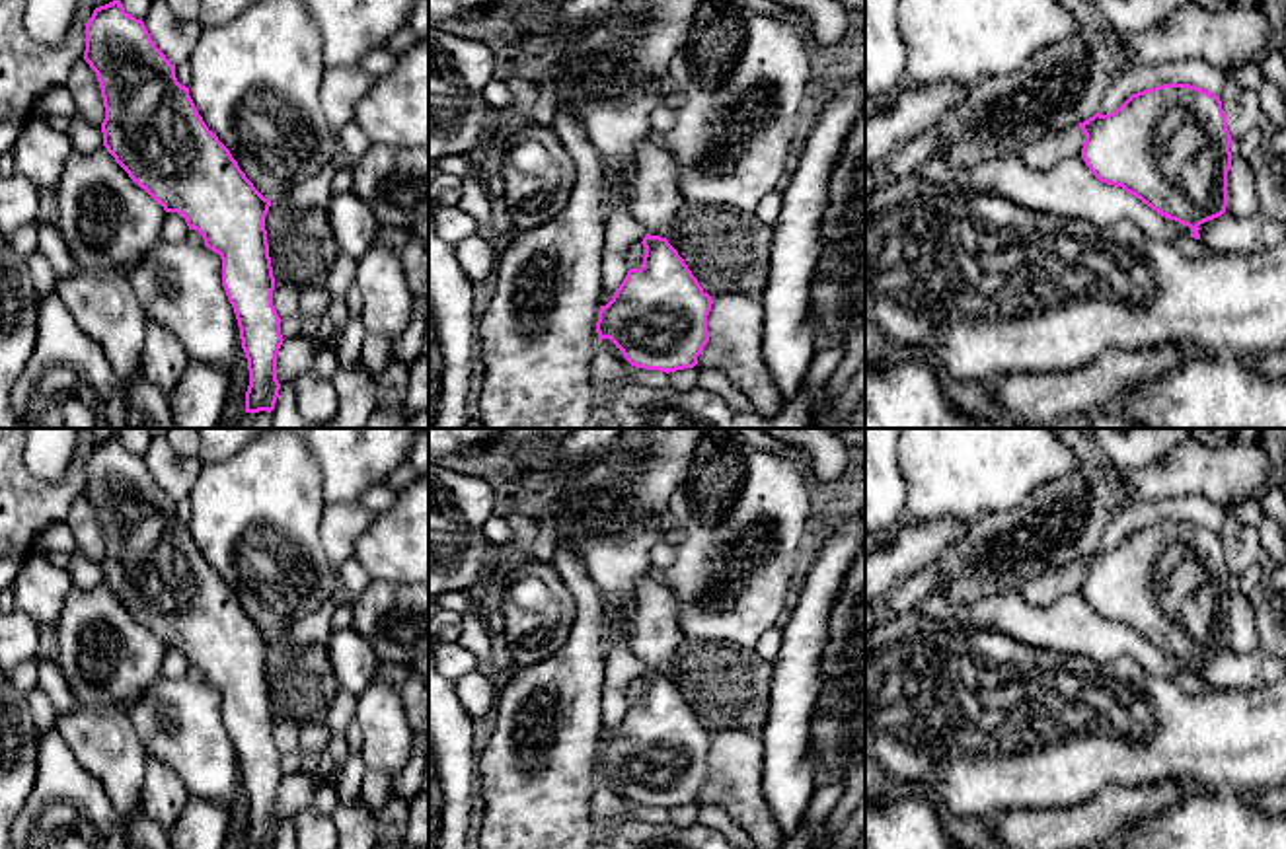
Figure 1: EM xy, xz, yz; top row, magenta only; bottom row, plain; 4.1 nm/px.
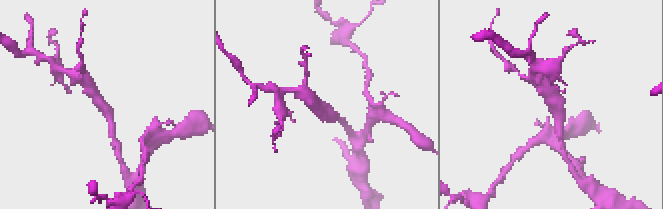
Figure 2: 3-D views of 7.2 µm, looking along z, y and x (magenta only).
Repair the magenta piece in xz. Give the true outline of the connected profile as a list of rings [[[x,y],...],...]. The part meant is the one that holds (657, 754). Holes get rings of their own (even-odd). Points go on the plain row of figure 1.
[[[647,670],[641,680],[645,683],[643,703],[629,705],[612,736],[600,742],[598,777],[610,775],[635,804],[666,810],[694,804],[709,777],[711,732],[700,722],[666,674]]]

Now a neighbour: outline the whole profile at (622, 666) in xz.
[[[618,621],[608,627],[606,645],[606,682],[602,691],[602,742],[624,719],[627,703],[627,687],[633,680],[643,678],[647,668],[629,650],[629,641],[624,625]]]

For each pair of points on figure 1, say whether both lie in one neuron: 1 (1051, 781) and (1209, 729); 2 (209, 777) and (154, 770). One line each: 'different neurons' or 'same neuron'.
1: same neuron
2: different neurons

